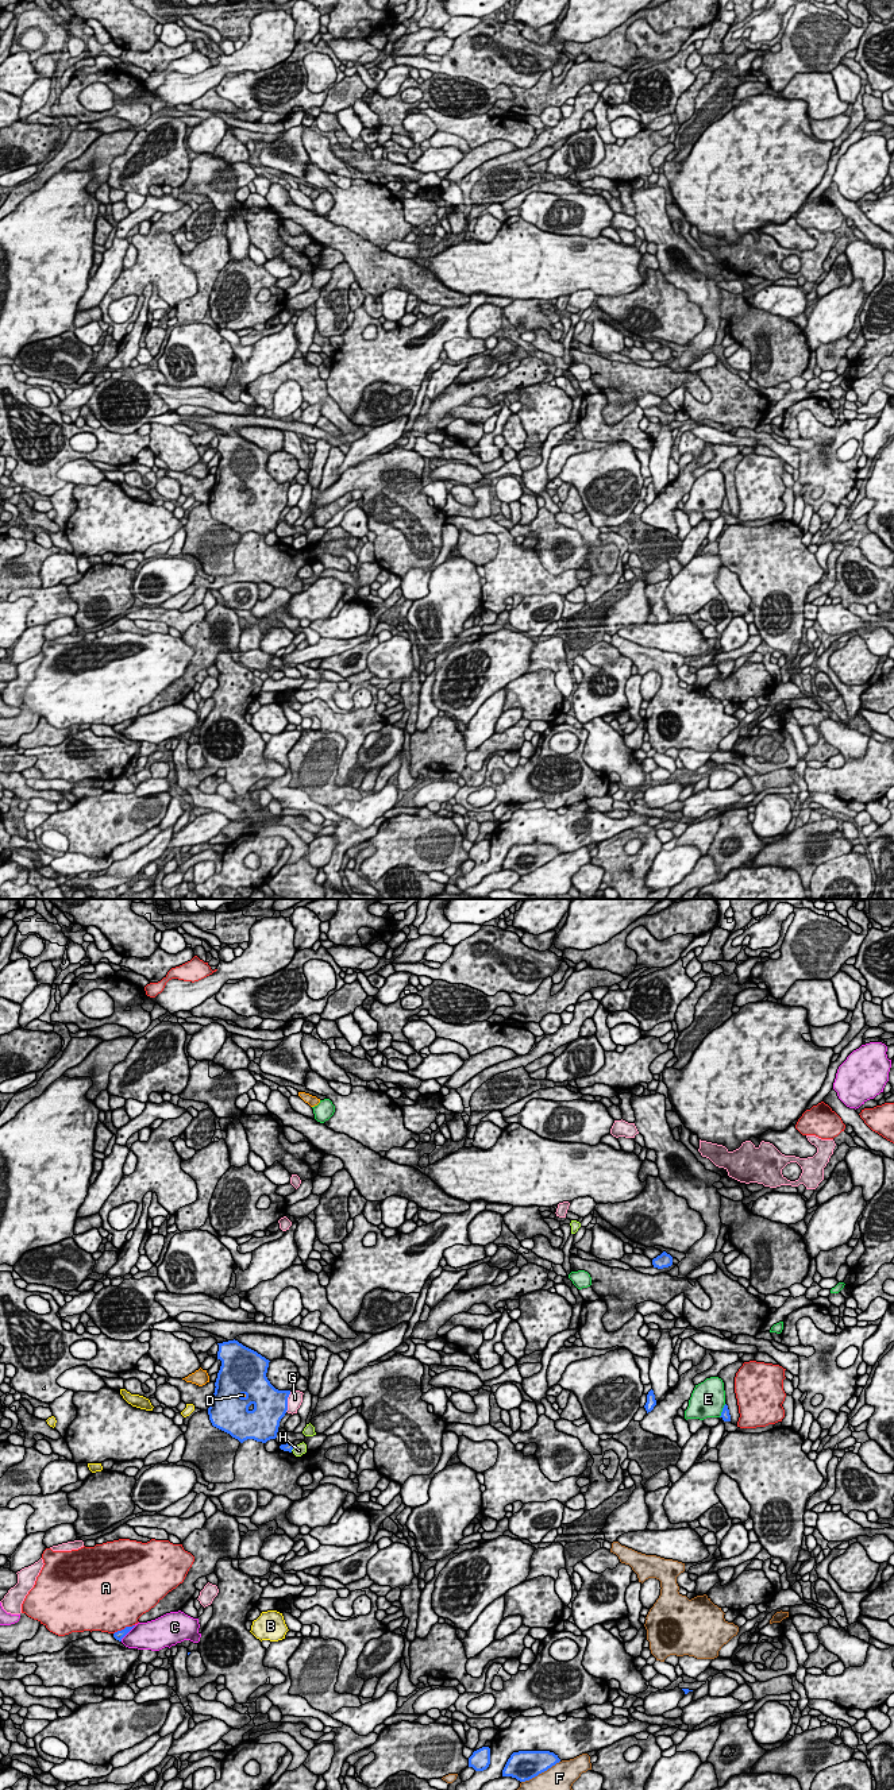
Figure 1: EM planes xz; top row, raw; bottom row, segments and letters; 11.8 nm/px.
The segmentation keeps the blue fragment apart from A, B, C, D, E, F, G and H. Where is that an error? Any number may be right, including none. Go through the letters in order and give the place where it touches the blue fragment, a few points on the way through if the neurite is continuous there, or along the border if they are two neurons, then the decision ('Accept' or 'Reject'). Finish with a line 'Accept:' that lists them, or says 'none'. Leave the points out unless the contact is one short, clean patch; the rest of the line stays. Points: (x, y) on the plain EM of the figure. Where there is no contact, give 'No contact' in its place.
A: Touches blue at xz (124, 721). Reject
B: Touches blue at xz (211, 492). Reject
C: Touches blue at xz (127, 725). Reject
D: Touches blue at xz (243, 486). Reject
E: Touches blue at xz (723, 504). Reject
F: Touches blue at xz (540, 865). Reject
G: Touches blue at xz (286, 494). Reject
H: Touches blue at xz (292, 541). Boundary: xz (295, 539), (291, 543). Reject
Accept: none

